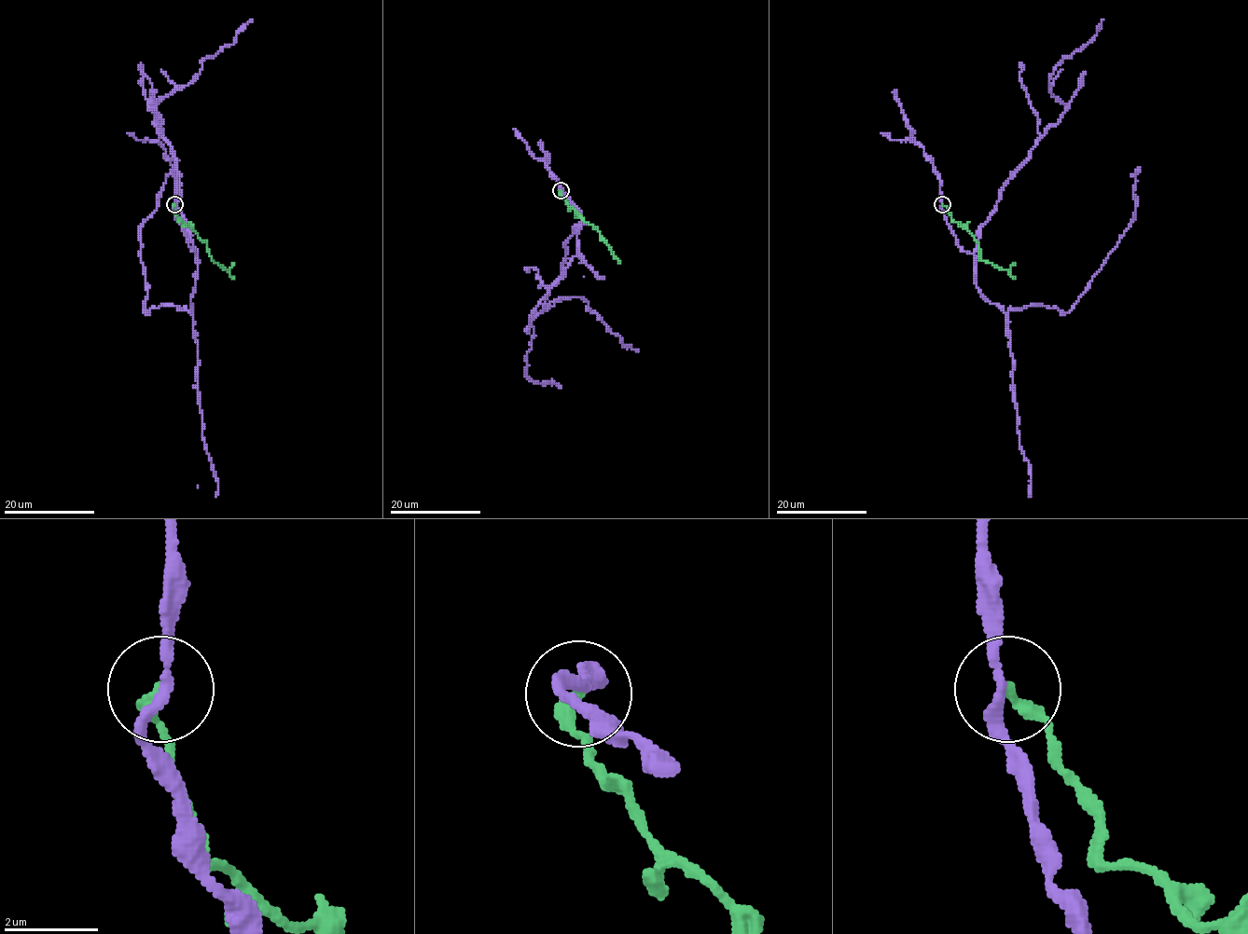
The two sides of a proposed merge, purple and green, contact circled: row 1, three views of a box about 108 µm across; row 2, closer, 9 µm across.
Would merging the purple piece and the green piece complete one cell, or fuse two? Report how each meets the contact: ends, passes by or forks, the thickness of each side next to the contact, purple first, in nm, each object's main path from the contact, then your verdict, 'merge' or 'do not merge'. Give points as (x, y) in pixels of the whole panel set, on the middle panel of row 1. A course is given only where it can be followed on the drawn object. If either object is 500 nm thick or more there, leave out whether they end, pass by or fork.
purple passes by; green ends there; 240 nm thick on the purple side, 240 nm on the other; purple runs (561, 189), (582, 220), (563, 244), (562, 274), (537, 313), (558, 298), (582, 297), (623, 344), (639, 350); green runs (561, 191), (584, 221), (597, 228), (619, 262); do not merge

